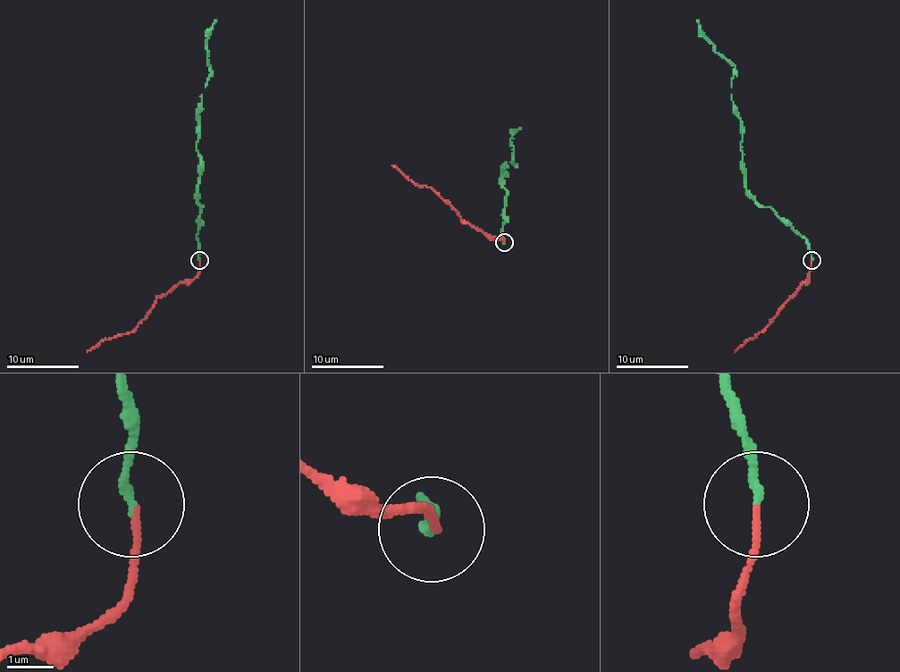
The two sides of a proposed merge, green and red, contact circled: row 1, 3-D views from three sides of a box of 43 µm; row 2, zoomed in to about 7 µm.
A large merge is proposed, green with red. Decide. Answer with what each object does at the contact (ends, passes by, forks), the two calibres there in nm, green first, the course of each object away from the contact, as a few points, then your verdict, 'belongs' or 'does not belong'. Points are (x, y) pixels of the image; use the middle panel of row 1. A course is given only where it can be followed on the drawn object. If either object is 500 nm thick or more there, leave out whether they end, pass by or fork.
green ends there; red ends there; 160 nm thick on the green side, 120 nm on the other; green runs (504, 242), (500, 234), (506, 193), (504, 172), (500, 171), (506, 162), (516, 165), (509, 140), (521, 127); red runs (504, 242), (490, 238), (466, 223), (435, 191), (407, 178), (391, 165); does not belong

